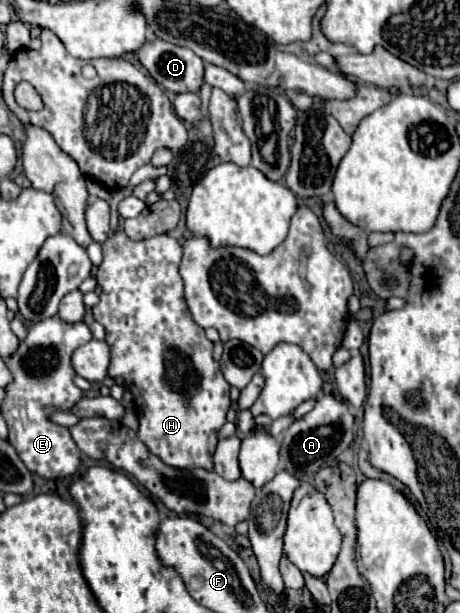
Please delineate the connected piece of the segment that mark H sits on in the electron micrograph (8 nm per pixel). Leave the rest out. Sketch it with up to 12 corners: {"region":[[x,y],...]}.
{"region":[[170,235],[102,243],[92,315],[138,439],[212,469],[230,385]]}

